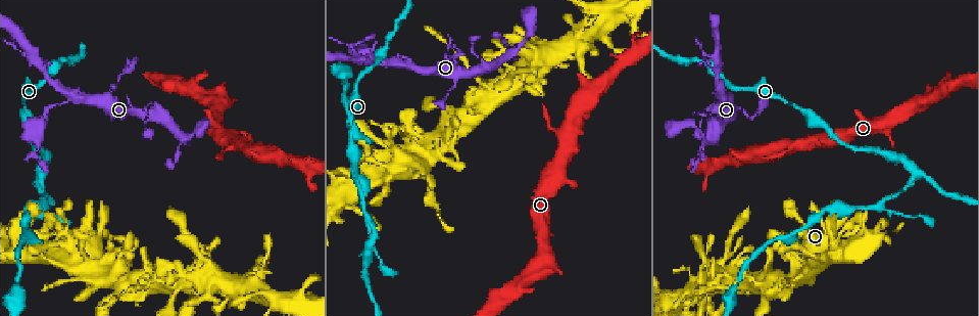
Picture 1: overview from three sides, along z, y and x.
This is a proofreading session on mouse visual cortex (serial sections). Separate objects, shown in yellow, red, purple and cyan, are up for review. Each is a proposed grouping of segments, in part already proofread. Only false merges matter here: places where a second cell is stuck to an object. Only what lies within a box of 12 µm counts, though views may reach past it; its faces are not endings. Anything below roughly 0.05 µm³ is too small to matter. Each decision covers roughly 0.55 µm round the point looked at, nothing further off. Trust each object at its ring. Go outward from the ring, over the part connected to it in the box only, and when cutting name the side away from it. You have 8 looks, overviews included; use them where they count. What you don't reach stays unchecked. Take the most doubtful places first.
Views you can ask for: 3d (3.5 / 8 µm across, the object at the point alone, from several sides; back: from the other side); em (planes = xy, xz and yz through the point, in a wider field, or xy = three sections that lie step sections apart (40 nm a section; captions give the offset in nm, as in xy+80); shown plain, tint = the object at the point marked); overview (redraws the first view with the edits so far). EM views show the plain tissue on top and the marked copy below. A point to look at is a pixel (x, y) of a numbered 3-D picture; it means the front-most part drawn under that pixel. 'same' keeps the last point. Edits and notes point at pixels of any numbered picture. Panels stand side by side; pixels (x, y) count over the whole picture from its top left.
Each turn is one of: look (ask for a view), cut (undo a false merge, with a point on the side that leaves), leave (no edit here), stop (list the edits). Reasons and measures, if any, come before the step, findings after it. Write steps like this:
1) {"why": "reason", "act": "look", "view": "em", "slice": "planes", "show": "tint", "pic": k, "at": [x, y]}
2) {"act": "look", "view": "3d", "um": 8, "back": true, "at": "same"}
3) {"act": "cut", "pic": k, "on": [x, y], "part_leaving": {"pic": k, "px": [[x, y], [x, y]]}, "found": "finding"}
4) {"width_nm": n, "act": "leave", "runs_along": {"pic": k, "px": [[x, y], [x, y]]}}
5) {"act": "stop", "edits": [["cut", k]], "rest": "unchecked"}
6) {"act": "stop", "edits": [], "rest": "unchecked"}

{"why": "three-way junction", "act": "look", "view": "3d", "um": 8, "pic": 1, "at": [723, 95]}

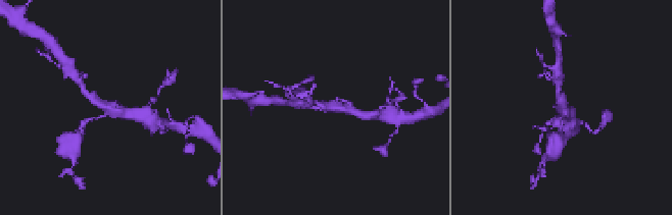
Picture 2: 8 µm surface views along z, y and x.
{"why": "closer look", "act": "look", "view": "3d", "um": 3.5, "pic": 2, "at": [565, 111]}

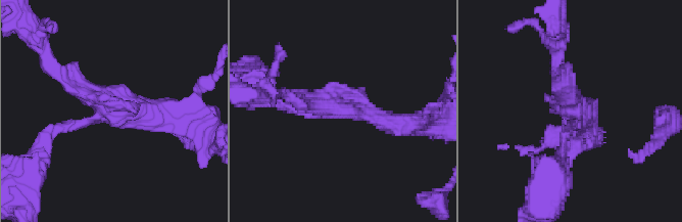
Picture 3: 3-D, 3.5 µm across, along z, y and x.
{"why": "need the tissue", "act": "look", "view": "em", "slice": "xy", "step": 3, "show": "tint", "pic": 3, "at": [336, 105]}

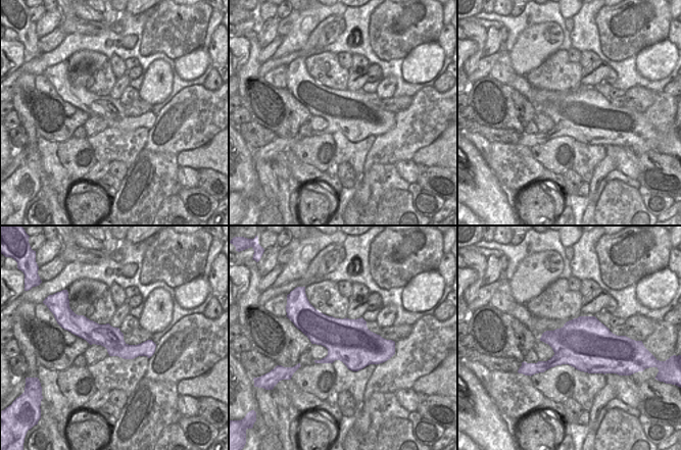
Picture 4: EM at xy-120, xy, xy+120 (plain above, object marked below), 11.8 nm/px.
{"arm_widths_nm": [150, 250, 350], "act": "leave", "runs_along": {"pic": 4, "px": [[73, 330], [152, 349]]}, "found": "continuous, no second cell"}

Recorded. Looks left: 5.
{"why": "narrows sharply", "act": "look", "view": "3d", "um": 8, "pic": 1, "at": [23, 104]}

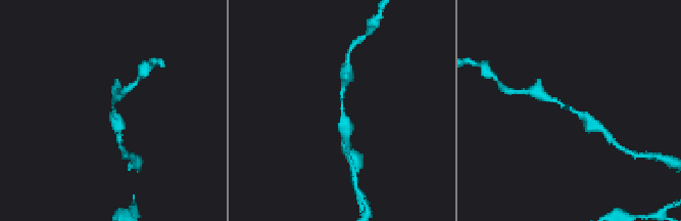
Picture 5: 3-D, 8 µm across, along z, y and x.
{"arm_widths_nm": [200, 250], "why": "need the tissue", "act": "look", "view": "em", "slice": "xy", "step": 1, "show": "tint", "pic": 5, "at": [568, 106]}

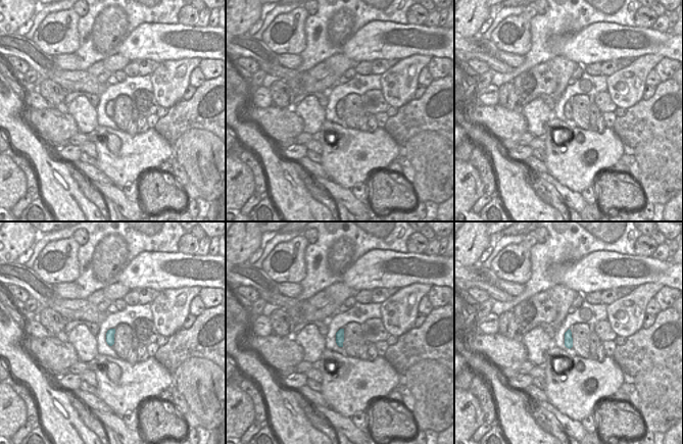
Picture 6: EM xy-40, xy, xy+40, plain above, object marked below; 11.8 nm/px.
{"act": "leave", "found": "continuous, no second cell"}

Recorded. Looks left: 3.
{"why": "a fork", "act": "look", "view": "3d", "um": 3.5, "pic": 1, "at": [916, 174]}

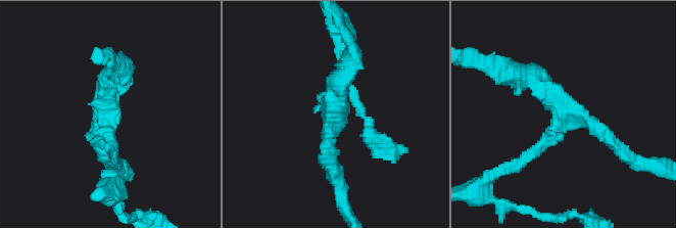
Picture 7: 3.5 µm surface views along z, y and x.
{"arms": 3, "arm_widths_nm": [150, 200, 300], "act": "look", "view": "em", "slice": "xy", "step": 2, "show": "tint", "pic": 7, "at": [561, 111]}

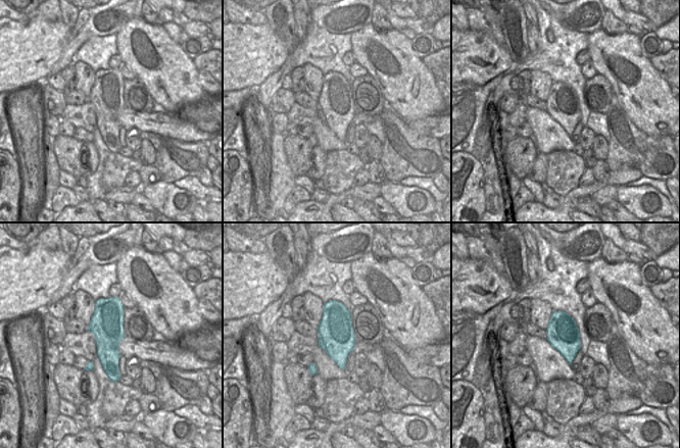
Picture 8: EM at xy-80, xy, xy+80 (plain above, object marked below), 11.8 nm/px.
{"act": "leave", "runs_along": {"pic": 7, "px": [[123, 72], [106, 88], [113, 163]]}, "found": "continuous, no second cell"}

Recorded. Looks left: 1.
{"act": "stop", "edits": [], "rest": "unchecked"}

